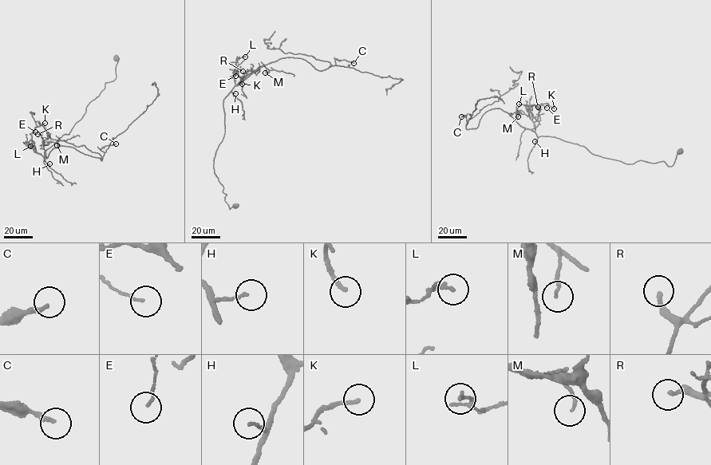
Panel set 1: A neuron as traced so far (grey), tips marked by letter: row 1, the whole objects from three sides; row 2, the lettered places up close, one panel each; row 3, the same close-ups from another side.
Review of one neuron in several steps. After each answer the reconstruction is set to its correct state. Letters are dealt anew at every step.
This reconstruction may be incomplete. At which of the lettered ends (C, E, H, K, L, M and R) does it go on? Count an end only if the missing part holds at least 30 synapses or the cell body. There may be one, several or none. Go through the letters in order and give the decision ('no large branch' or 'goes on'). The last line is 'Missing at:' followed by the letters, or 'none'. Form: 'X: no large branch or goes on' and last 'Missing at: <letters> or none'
C: no large branch
E: no large branch
H: no large branch
K: no large branch
L: no large branch
M: no large branch
R: no large branch
Missing at: none

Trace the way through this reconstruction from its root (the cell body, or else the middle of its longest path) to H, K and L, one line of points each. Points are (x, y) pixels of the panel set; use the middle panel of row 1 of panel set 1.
H: (235, 204), (230, 209), (213, 167), (215, 151), (224, 132), (223, 99), (231, 92), (235, 93)
K: (235, 204), (230, 209), (213, 164), (224, 132), (223, 99), (235, 85), (232, 72), (236, 68), (242, 84)
L: (235, 204), (230, 209), (213, 164), (224, 132), (223, 99), (235, 85), (236, 61), (245, 57)

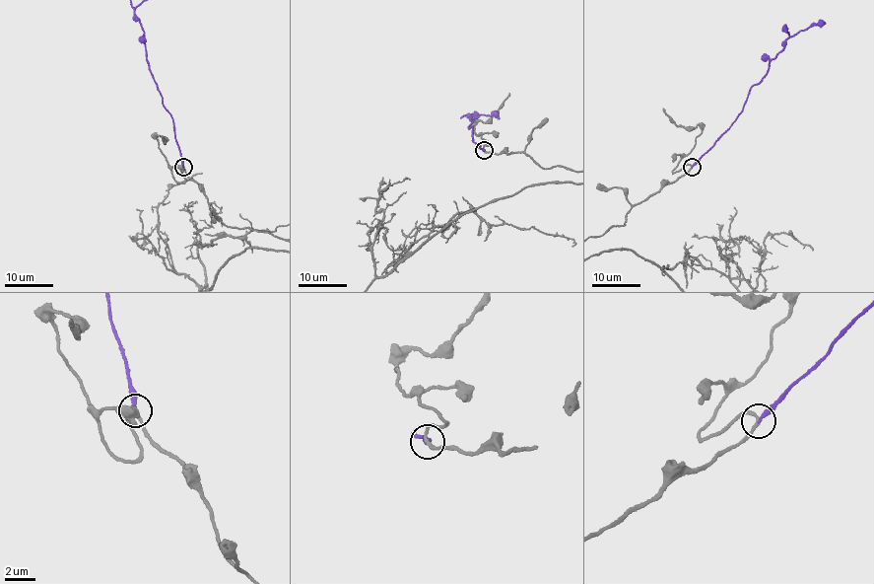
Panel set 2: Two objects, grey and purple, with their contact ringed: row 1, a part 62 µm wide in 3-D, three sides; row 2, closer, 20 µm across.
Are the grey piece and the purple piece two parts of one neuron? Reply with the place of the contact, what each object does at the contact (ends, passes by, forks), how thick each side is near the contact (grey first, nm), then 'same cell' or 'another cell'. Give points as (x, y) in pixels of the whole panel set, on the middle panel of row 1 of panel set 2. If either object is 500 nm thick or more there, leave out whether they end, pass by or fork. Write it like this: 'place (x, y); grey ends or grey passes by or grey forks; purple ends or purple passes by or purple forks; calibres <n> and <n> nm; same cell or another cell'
place (484, 150); grey passes by; purple ends; calibres 200 and 220 nm; same cell

